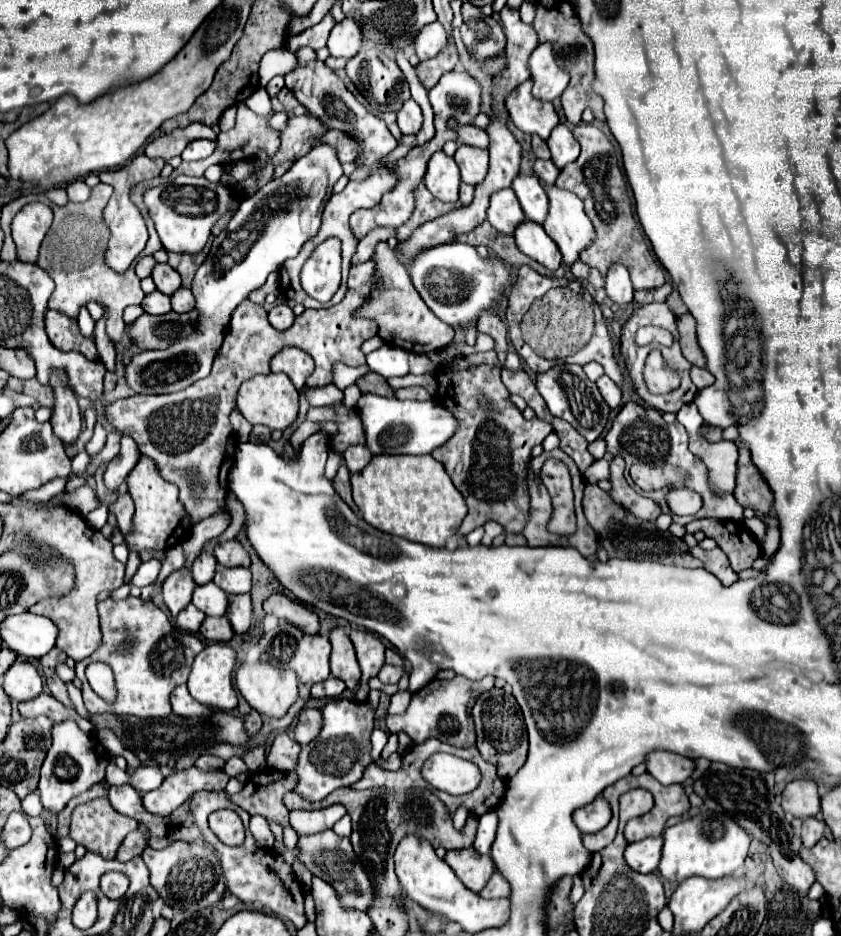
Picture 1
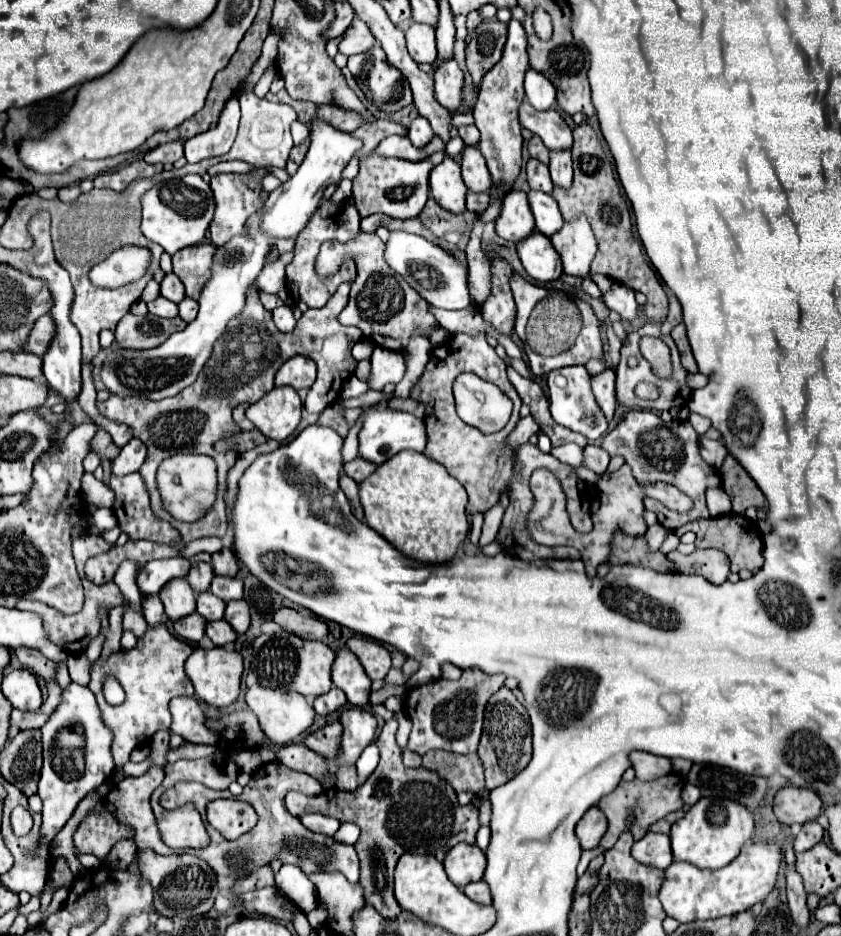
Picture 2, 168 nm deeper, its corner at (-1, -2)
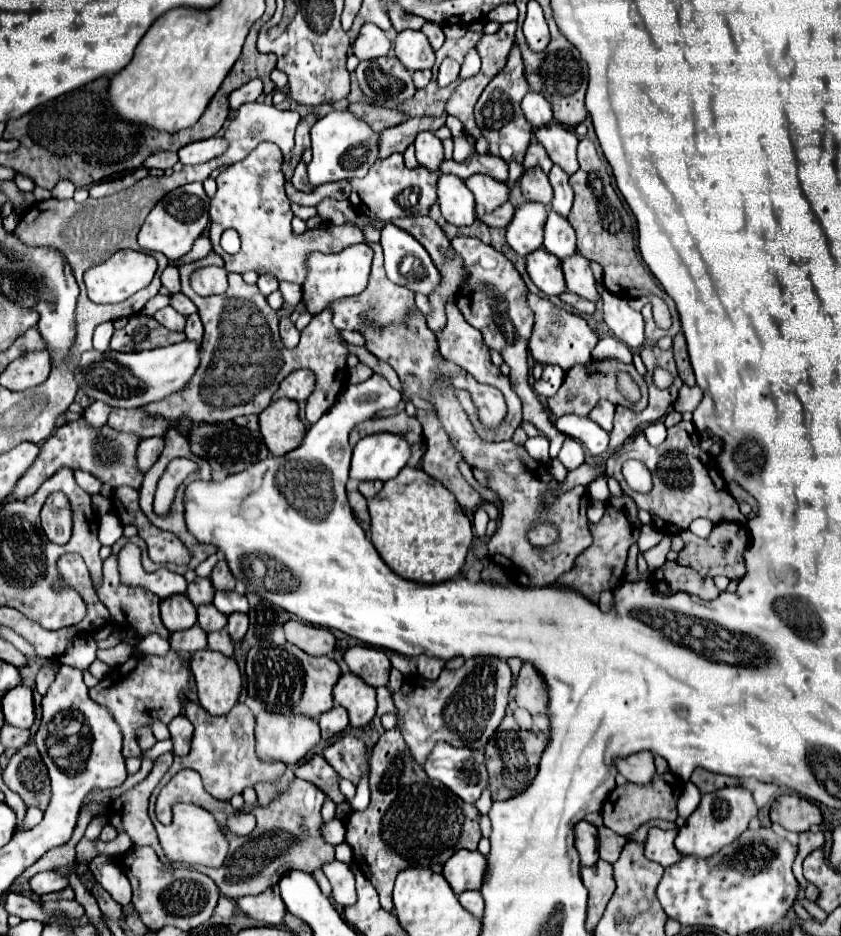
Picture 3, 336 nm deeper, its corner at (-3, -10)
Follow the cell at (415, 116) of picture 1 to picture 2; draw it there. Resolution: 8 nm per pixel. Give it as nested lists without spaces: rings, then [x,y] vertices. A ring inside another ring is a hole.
[[[419,116],[419,118],[415,118],[415,120],[411,122],[407,136],[409,136],[409,140],[413,142],[413,146],[423,148],[423,146],[427,146],[427,142],[431,142],[431,138],[433,138],[435,134],[433,134],[431,124],[427,122],[427,118]]]

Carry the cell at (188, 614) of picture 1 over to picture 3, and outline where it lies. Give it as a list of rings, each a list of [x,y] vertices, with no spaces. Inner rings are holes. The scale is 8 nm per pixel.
[[[197,624],[189,630],[173,632],[171,648],[177,652],[183,652],[183,654],[193,654],[197,650],[205,650],[207,648],[207,632],[201,630],[201,626],[197,626]]]

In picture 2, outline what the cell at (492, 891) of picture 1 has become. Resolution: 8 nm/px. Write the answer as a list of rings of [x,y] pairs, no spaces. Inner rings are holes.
[[[483,880],[467,884],[467,886],[463,888],[463,892],[465,892],[471,900],[475,900],[475,902],[479,902],[479,904],[491,904],[491,892],[489,892],[489,886],[487,886]]]

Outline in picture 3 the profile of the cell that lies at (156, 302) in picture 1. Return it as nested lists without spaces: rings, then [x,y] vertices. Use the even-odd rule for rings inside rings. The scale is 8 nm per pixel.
[[[171,306],[155,312],[153,318],[155,318],[159,324],[163,324],[165,328],[169,328],[169,330],[183,330],[183,328],[185,328],[185,316],[177,314]]]

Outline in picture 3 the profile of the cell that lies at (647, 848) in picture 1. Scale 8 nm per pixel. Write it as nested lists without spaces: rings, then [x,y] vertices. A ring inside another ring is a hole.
[[[651,828],[649,838],[645,842],[645,856],[653,862],[659,862],[663,868],[673,866],[683,856],[673,846],[673,840],[677,836],[677,830],[659,830]]]

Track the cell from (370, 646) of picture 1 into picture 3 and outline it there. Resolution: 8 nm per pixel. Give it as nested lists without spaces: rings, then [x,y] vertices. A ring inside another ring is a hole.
[[[353,646],[345,652],[345,662],[353,674],[363,678],[369,686],[387,686],[391,662],[383,650],[371,646]]]

